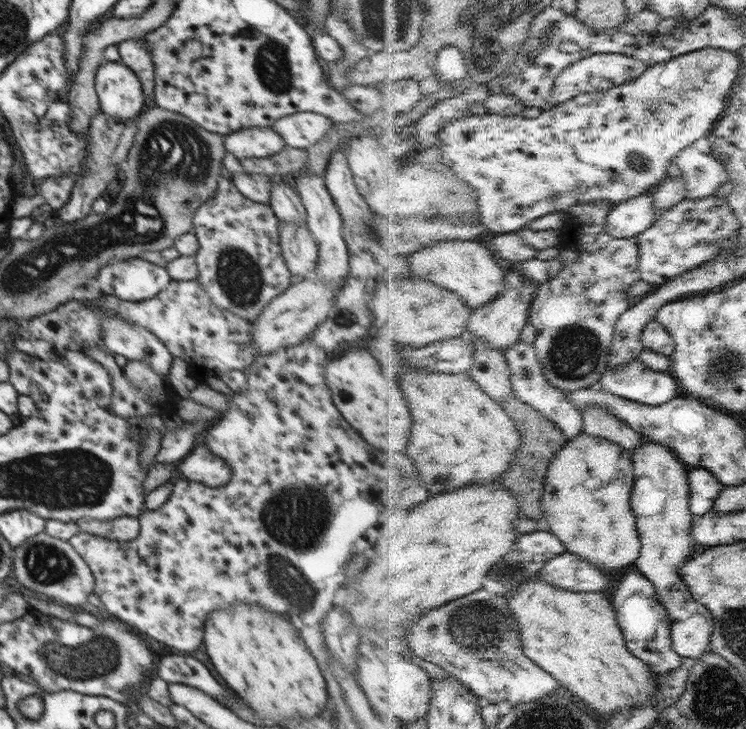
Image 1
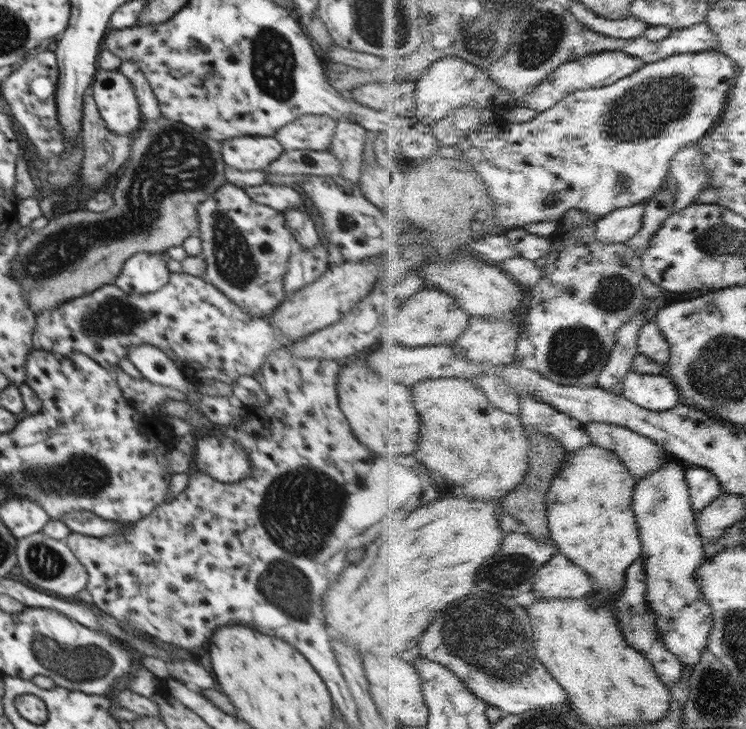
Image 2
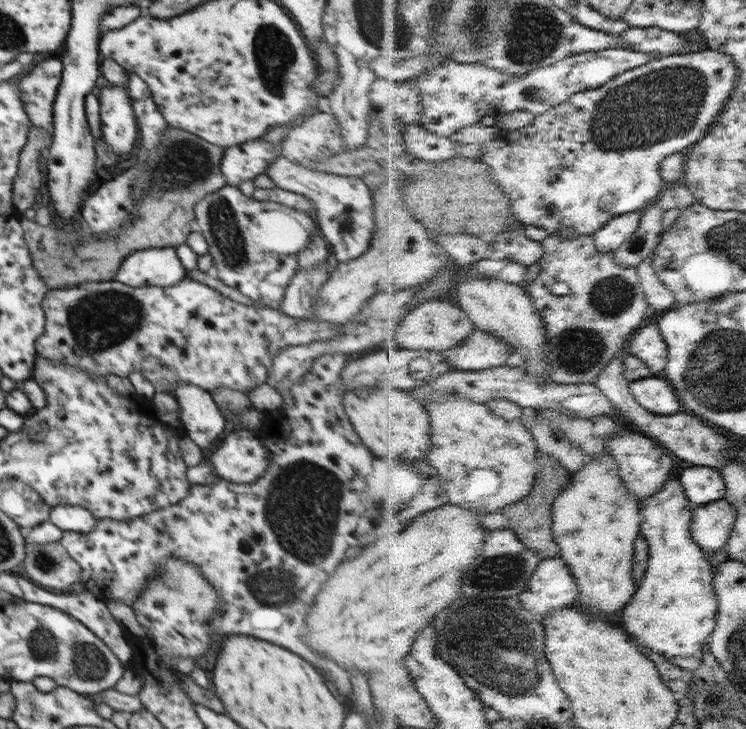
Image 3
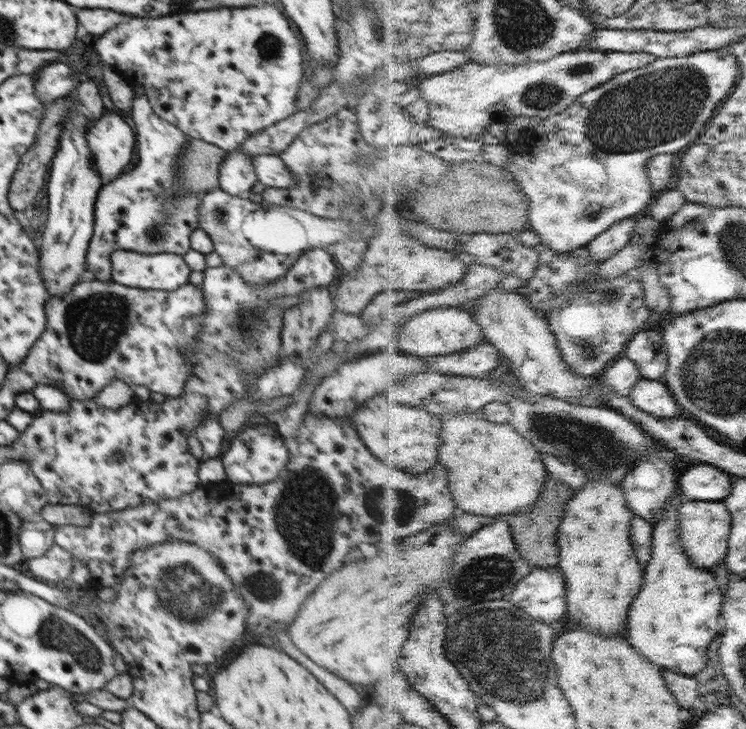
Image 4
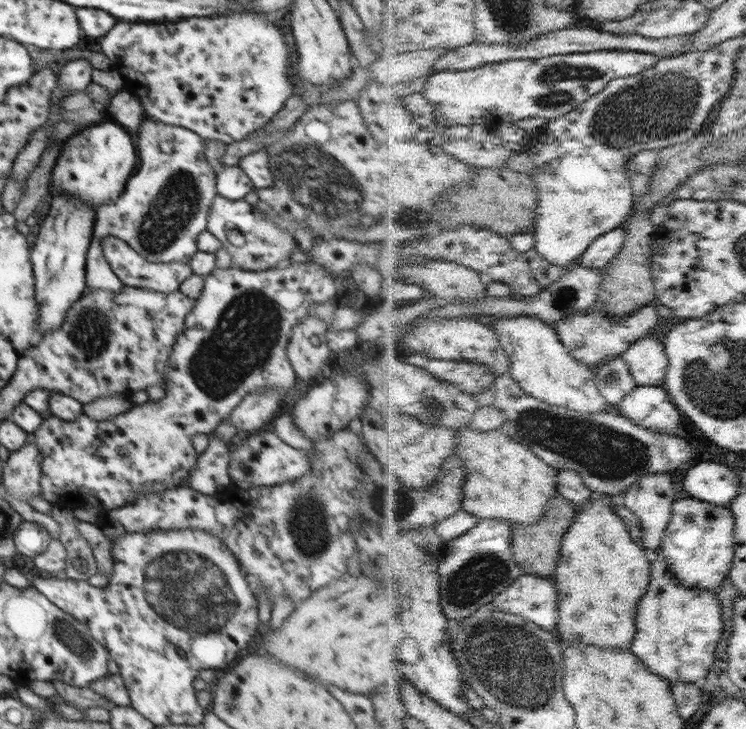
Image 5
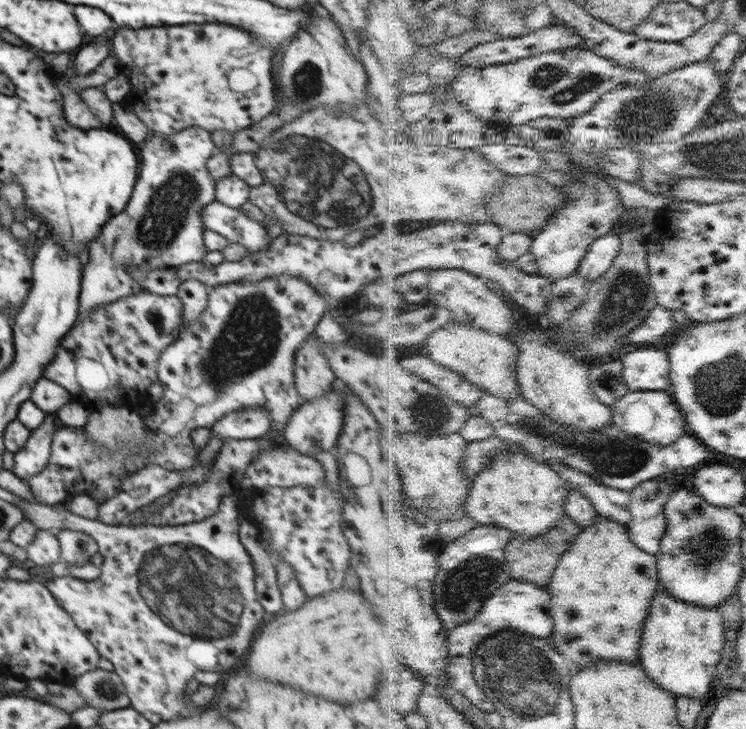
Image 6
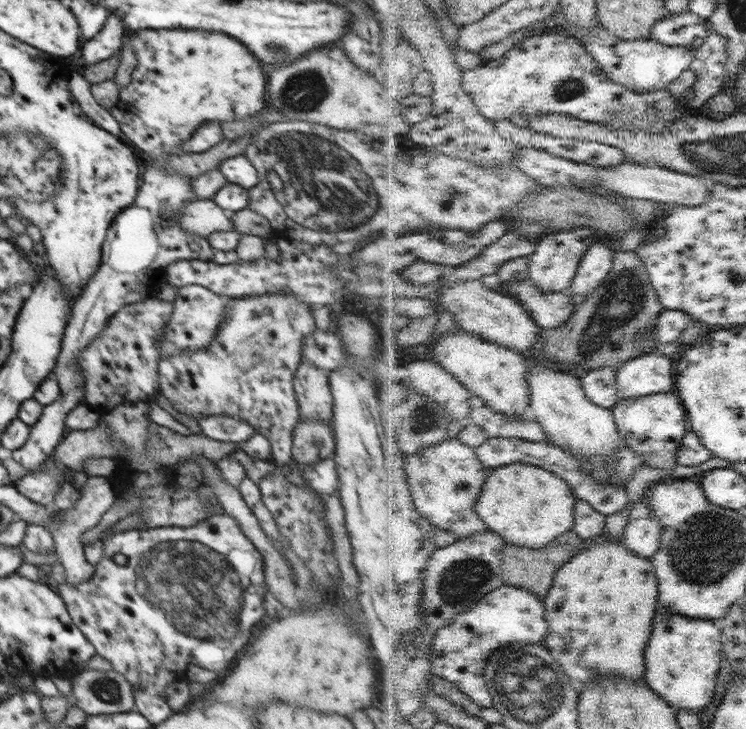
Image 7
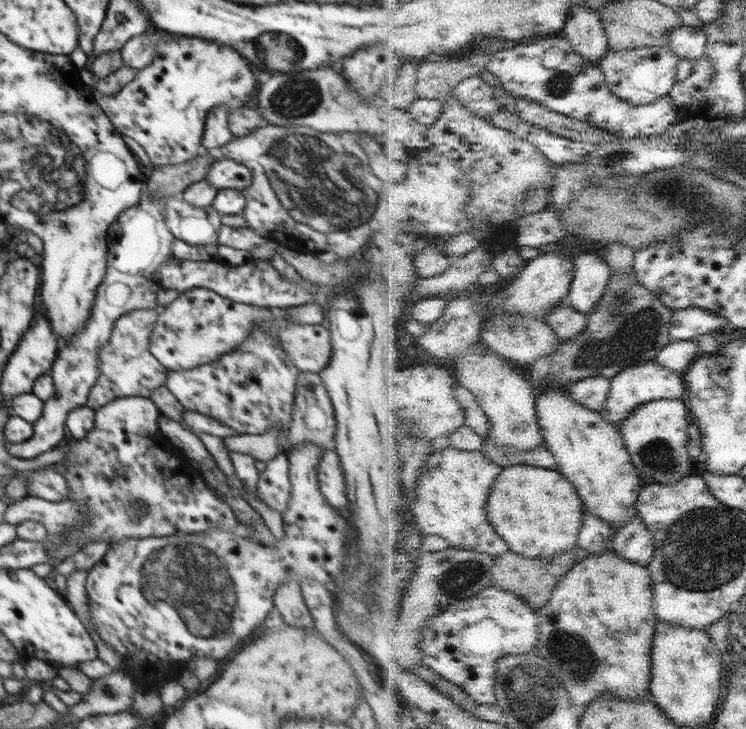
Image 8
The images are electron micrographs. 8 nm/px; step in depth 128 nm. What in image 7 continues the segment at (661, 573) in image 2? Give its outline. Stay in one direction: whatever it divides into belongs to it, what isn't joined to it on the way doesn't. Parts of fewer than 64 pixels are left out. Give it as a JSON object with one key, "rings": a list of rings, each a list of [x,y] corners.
{"rings":[[[661,602],[659,606],[660,614],[655,620],[656,634],[652,636],[648,648],[648,682],[676,710],[689,708],[694,712],[702,712],[708,704],[712,704],[716,696],[718,672],[722,666],[722,658],[726,656],[723,631],[712,620],[672,613],[672,608],[664,608]]]}

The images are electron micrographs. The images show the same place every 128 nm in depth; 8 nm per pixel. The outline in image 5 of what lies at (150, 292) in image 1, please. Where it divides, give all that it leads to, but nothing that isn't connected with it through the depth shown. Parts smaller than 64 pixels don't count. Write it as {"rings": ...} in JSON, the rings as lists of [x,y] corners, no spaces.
{"rings":[[[109,236],[101,240],[101,247],[111,266],[112,272],[125,284],[136,288],[148,288],[159,293],[171,293],[179,290],[180,284],[193,274],[191,266],[186,261],[172,260],[170,262],[148,262],[131,246],[119,238]]]}

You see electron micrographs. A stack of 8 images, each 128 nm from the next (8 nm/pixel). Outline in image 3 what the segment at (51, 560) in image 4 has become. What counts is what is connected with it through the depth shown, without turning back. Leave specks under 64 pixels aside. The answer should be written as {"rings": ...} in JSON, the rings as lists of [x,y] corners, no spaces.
{"rings":[[[28,540],[25,542],[24,556],[24,576],[42,587],[42,588],[58,588],[62,592],[70,592],[72,585],[81,580],[82,568],[68,555],[66,548],[62,547],[60,542],[52,542],[44,545],[36,545]]]}

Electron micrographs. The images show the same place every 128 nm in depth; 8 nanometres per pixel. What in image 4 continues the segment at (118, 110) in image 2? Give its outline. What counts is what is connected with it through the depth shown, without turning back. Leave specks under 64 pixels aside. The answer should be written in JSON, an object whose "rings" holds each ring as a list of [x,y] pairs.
{"rings":[[[106,109],[104,115],[92,121],[86,141],[103,183],[114,180],[132,162],[135,133],[129,118],[117,110]]]}

